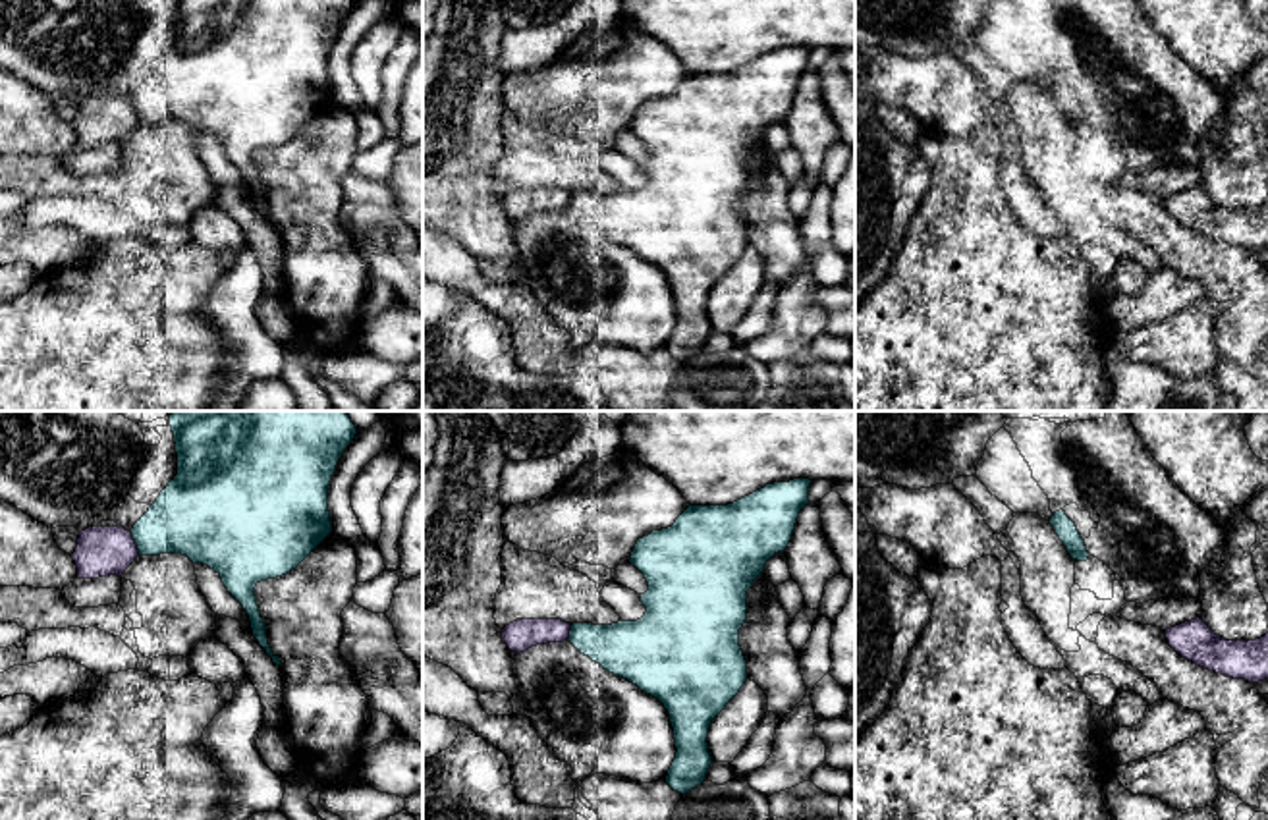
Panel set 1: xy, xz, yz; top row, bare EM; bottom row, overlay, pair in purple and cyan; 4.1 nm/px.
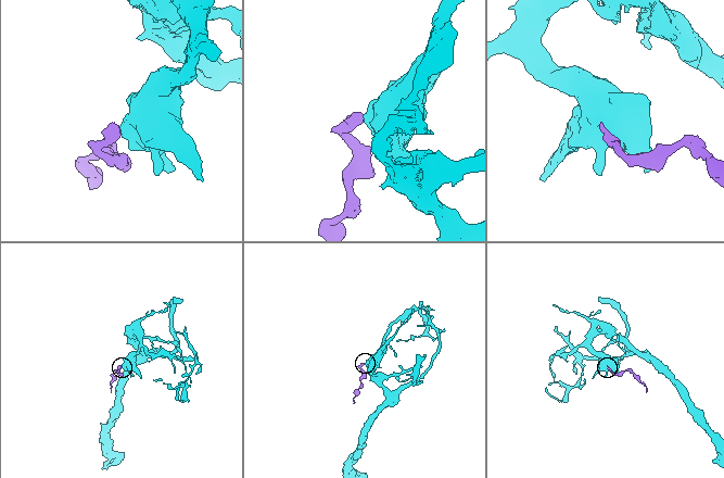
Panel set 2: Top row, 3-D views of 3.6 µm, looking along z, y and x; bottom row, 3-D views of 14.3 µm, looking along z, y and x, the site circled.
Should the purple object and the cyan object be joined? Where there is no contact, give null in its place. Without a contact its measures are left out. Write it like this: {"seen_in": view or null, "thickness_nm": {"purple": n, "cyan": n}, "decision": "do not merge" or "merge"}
{"seen_in": "xy", "thickness_nm": {"purple": 200, "cyan": 300}, "decision": "do not merge"}

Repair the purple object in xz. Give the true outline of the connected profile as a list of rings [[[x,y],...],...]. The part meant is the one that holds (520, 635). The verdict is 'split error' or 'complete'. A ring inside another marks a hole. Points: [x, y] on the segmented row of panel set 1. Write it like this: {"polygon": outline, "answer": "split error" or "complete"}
{"polygon": [[[517,619],[502,629],[502,639],[515,654],[537,644],[567,641],[571,625],[562,619]]], "answer": "complete"}

